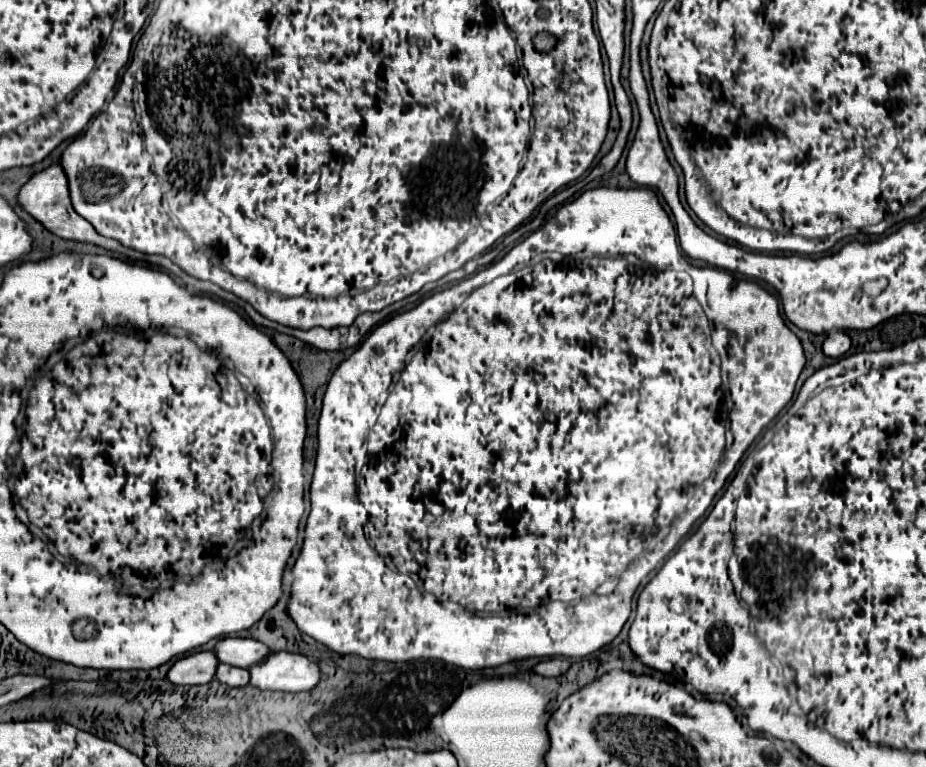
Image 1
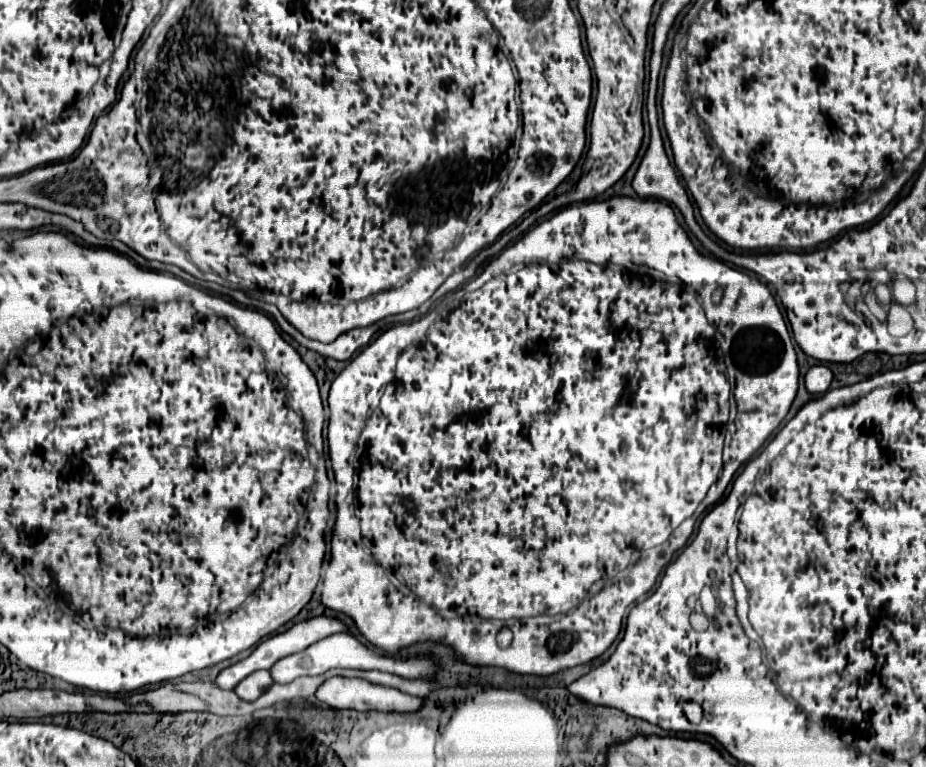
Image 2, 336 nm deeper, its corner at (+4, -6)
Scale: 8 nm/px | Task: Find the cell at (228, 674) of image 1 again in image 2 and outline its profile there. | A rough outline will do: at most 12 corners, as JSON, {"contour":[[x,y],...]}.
{"contour":[[256,671],[234,687],[244,701],[258,699],[272,685],[268,671]]}

